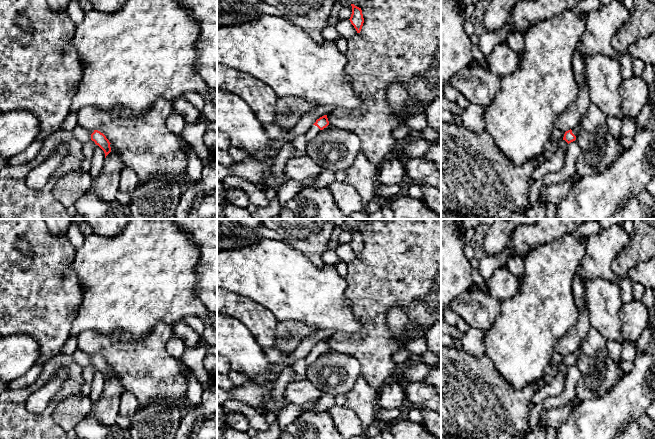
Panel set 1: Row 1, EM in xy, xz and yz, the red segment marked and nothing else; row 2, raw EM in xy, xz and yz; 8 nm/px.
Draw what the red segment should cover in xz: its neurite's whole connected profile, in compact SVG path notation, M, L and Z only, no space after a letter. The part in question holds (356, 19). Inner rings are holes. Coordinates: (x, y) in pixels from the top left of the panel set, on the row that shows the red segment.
M351 4L351 6L352 6L352 14L349 20L356 29L357 33L360 33L364 23L362 10L361 8L355 6L354 4Z

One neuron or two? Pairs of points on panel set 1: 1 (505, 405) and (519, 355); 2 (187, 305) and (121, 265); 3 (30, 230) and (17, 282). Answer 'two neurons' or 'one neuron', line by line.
1: two neurons
2: one neuron
3: one neuron

